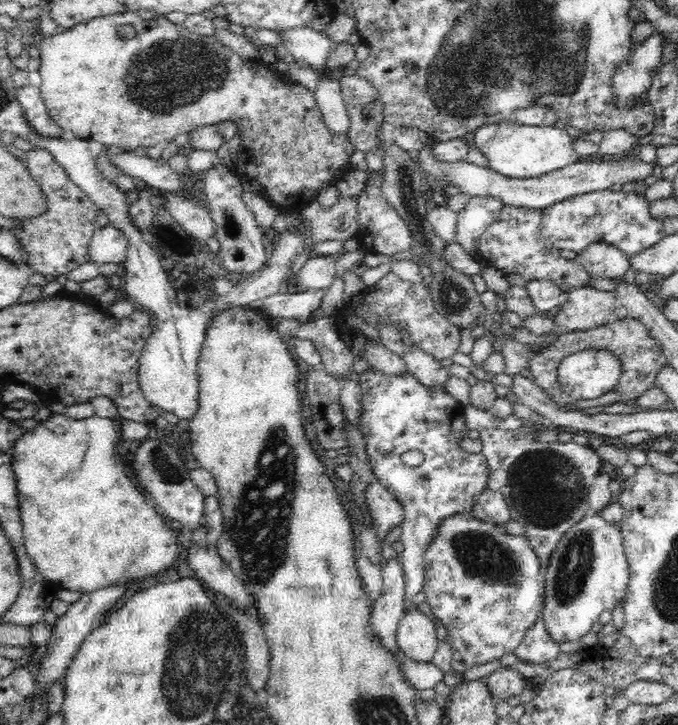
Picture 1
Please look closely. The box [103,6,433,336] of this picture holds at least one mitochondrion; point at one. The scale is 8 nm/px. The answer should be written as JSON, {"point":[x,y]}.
{"point":[172,72]}

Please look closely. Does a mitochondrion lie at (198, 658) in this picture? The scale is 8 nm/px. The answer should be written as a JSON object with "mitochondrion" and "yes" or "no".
{"mitochondrion":"yes"}

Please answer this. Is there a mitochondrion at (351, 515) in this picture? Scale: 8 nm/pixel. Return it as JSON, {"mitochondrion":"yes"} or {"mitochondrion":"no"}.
{"mitochondrion":"no"}

